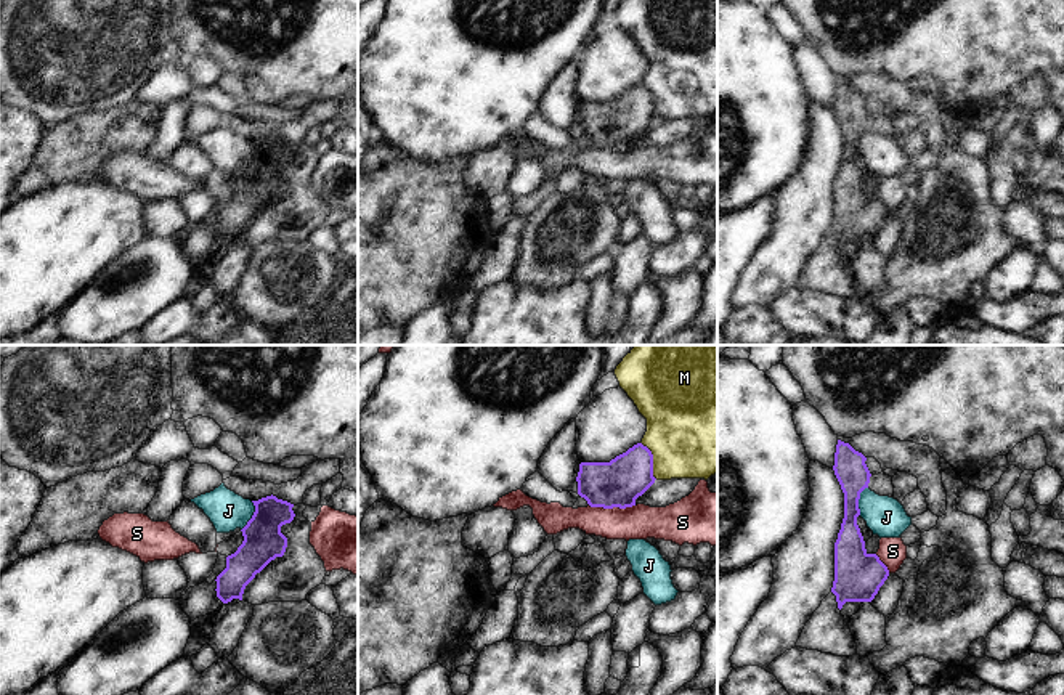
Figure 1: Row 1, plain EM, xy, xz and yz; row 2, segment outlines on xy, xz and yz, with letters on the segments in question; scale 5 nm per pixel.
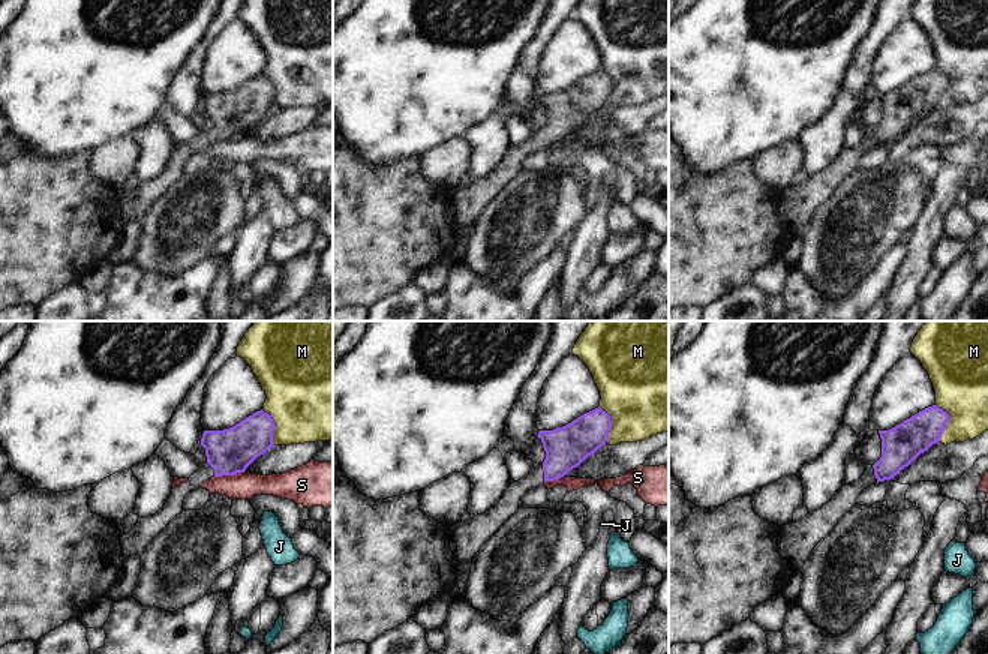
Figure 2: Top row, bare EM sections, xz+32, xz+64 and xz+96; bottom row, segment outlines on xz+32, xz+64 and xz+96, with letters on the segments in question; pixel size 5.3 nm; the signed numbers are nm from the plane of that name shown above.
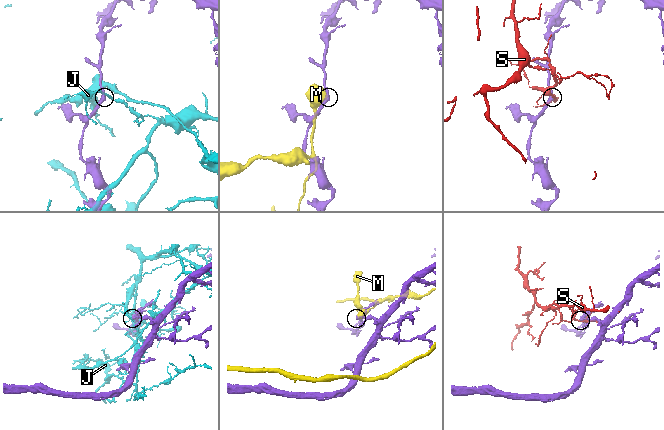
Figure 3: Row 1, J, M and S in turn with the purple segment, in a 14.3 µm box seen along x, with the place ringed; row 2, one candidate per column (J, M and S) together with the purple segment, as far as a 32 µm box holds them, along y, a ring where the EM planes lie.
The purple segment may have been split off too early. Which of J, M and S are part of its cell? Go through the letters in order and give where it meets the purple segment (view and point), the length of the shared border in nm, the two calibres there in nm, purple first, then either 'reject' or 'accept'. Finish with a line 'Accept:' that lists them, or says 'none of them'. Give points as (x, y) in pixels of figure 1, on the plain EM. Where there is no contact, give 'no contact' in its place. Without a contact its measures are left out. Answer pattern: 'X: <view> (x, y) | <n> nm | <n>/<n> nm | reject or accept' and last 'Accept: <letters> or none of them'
J: xy (252, 156) | 160 nm | 200/190 nm | reject
M: xz (652, 101) | 200 nm | 240/460 nm | reject
S: xz (612, 148) | 240 nm | 240/180 nm | reject
Accept: none of them

